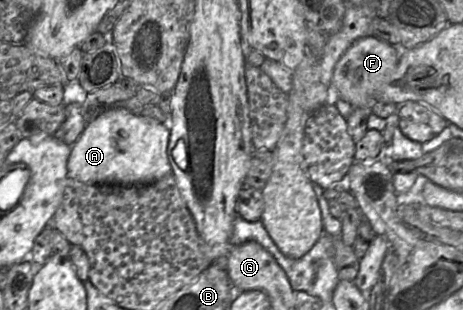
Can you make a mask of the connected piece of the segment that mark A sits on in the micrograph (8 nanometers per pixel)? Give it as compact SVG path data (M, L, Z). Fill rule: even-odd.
M124 108L110 109L87 124L72 145L67 161L68 177L86 184L148 184L172 171L167 148L168 124L135 115Z

